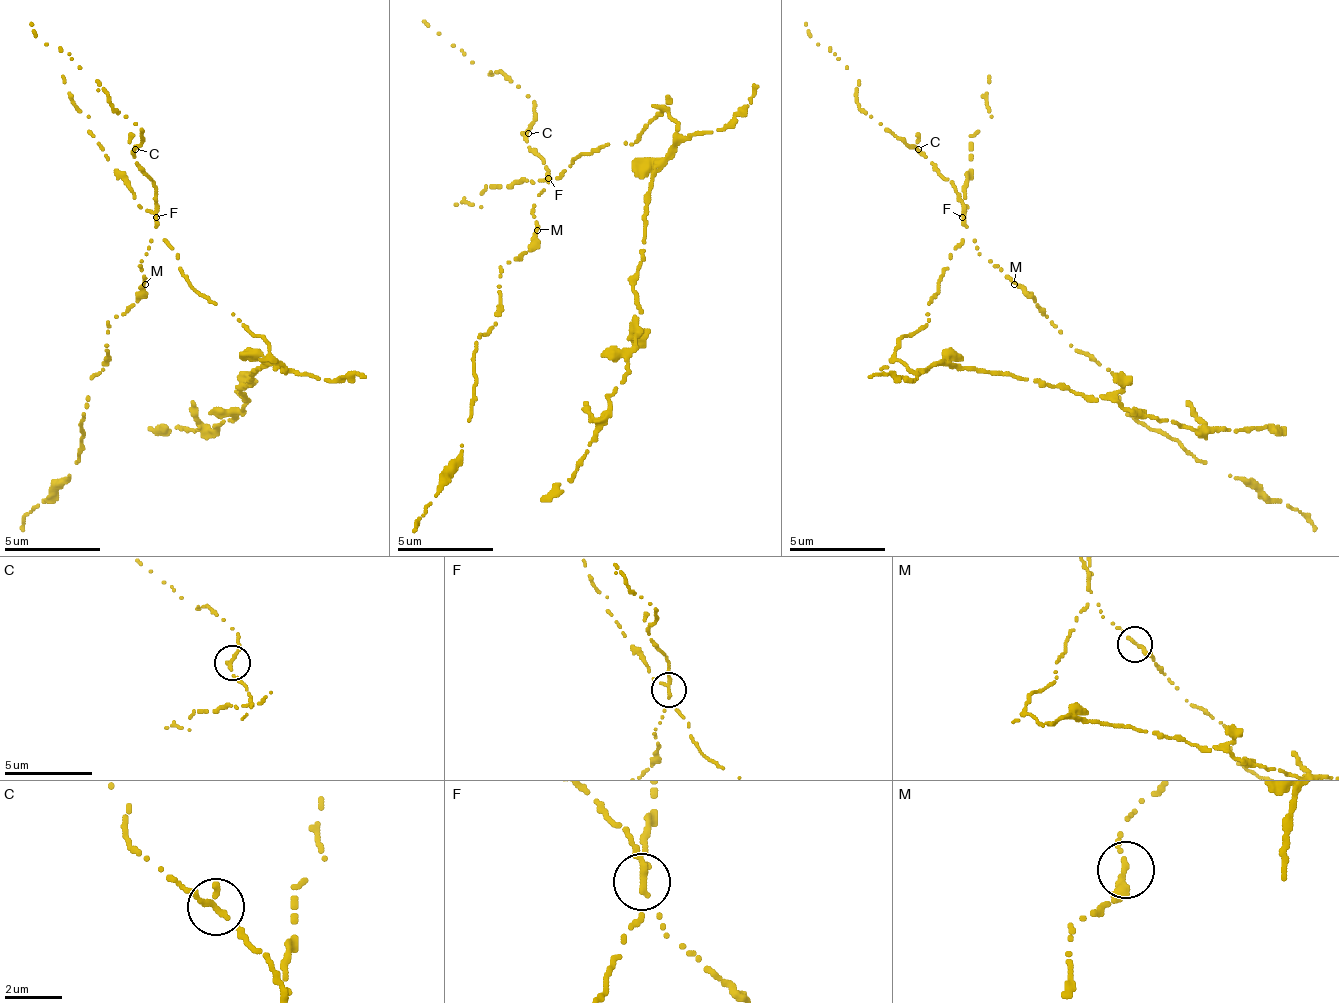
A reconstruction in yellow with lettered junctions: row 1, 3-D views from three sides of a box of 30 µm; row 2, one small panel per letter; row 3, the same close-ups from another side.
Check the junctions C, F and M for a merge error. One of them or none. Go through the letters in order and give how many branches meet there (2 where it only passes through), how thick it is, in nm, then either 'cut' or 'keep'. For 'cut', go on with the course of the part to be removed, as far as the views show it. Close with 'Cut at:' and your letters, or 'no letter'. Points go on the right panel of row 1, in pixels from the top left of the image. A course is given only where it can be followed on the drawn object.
C: branches 2; calibre 200 nm; keep
F: branches 2; calibre 200 nm; cut; course (961, 216), (961, 245), (927, 322), (894, 346), (908, 370), (971, 366), (1154, 414), (1183, 428), (1284, 428)
M: branches 2; calibre 200 nm; keep
Cut at: F

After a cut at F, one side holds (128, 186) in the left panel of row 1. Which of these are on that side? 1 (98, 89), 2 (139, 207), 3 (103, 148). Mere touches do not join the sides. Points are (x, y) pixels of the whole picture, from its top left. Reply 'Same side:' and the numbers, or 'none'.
Same side: 2, 3

